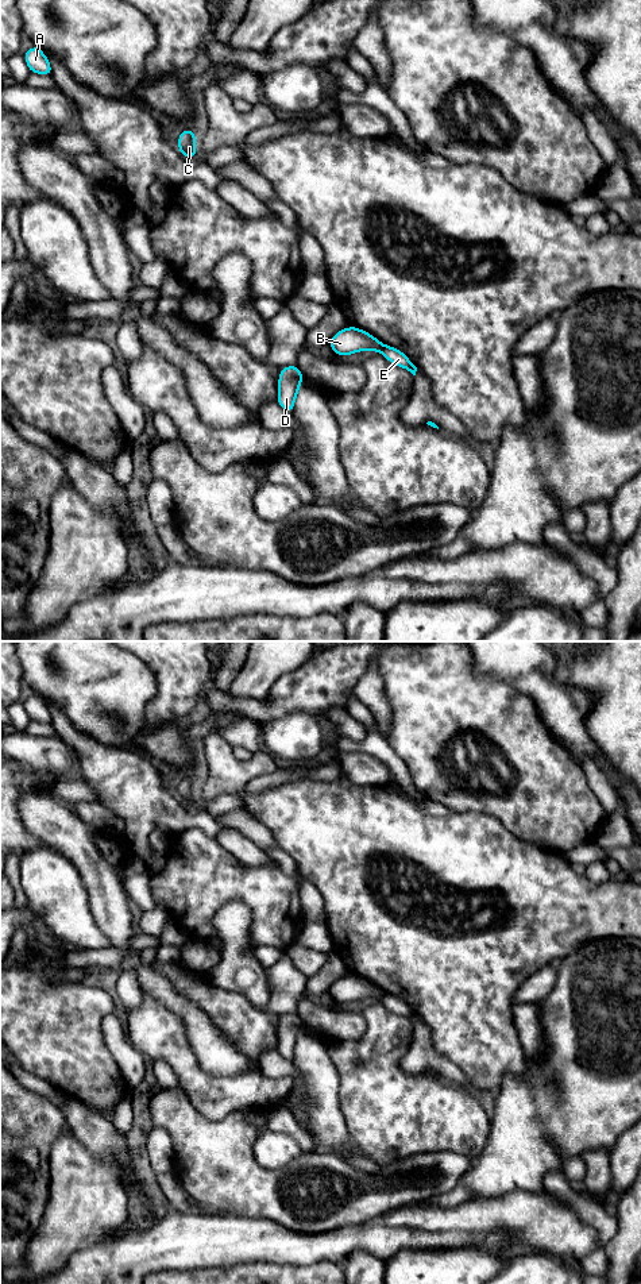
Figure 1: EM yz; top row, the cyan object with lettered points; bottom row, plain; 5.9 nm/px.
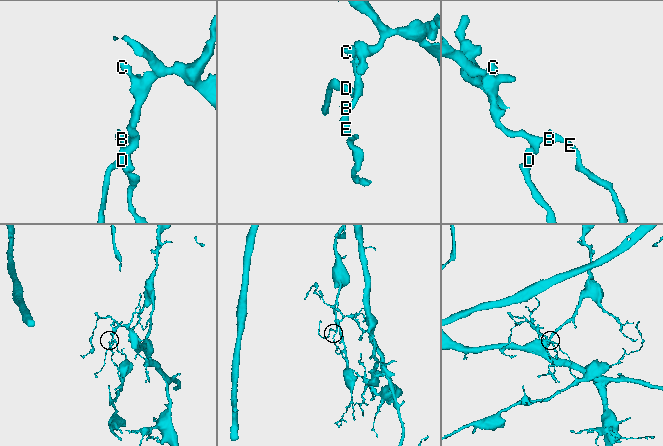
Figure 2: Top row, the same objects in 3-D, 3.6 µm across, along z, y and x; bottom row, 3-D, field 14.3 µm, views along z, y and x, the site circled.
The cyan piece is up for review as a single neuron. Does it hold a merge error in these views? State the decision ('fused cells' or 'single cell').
fused cells

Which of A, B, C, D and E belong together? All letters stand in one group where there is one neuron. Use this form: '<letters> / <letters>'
A B C D / E

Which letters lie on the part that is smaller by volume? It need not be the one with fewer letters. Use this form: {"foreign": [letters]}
{"foreign": ["E"]}

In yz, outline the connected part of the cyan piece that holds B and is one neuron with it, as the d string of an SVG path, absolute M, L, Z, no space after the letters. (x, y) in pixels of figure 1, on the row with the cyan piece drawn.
M354 325L337 331L328 344L331 346L332 352L341 356L348 356L366 350L381 352L385 347L385 344L371 333Z

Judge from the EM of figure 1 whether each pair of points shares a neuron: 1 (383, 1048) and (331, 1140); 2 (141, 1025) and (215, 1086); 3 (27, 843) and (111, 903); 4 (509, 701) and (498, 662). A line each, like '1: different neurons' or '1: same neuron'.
1: different neurons
2: same neuron
3: different neurons
4: different neurons

